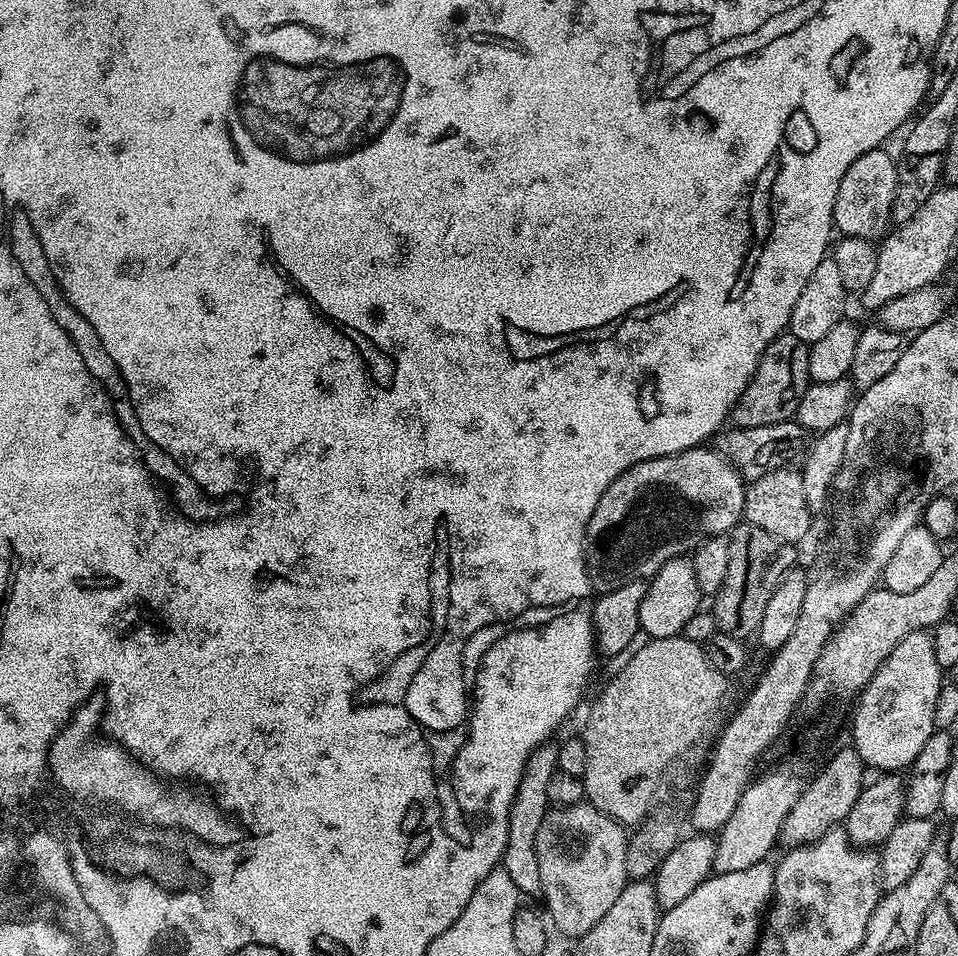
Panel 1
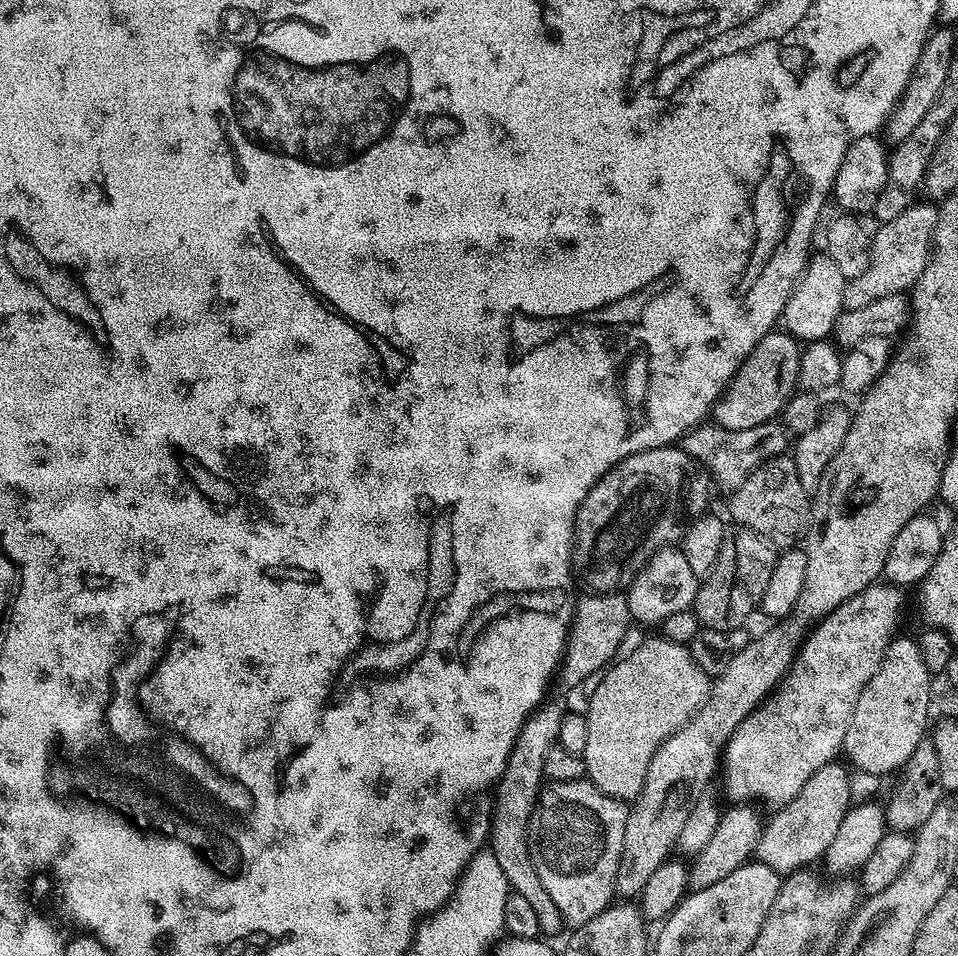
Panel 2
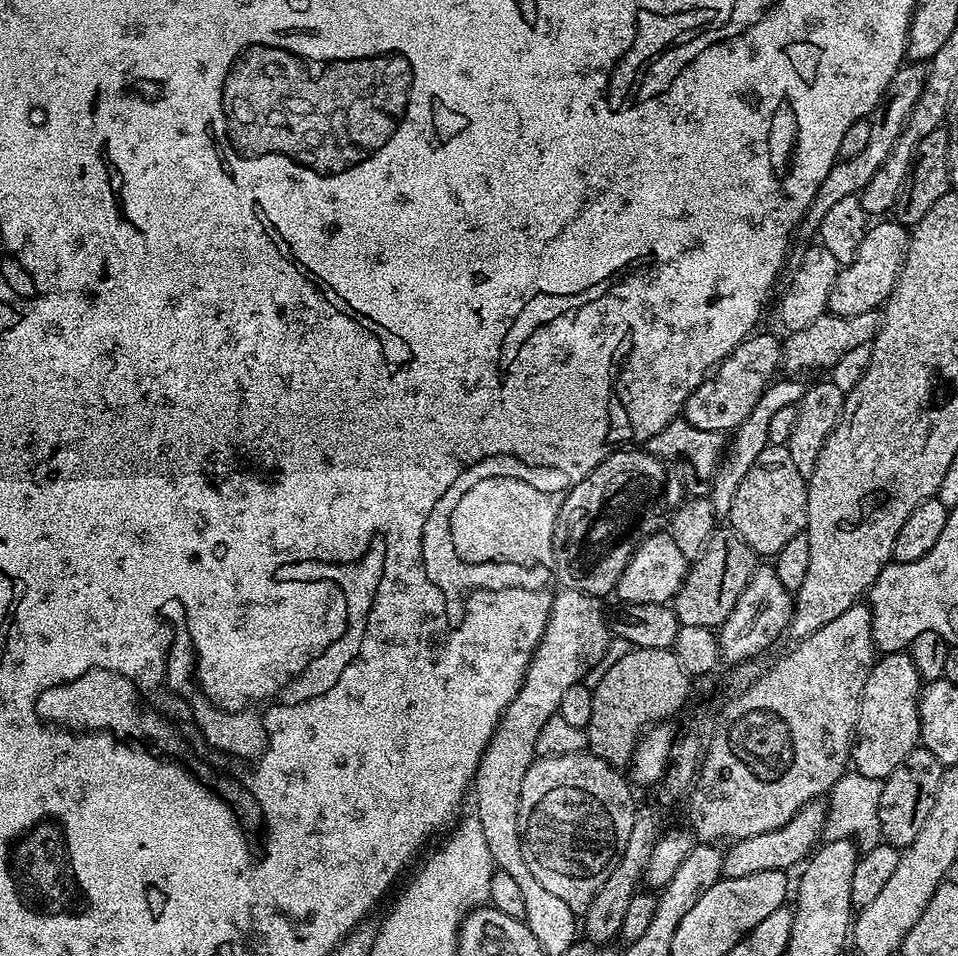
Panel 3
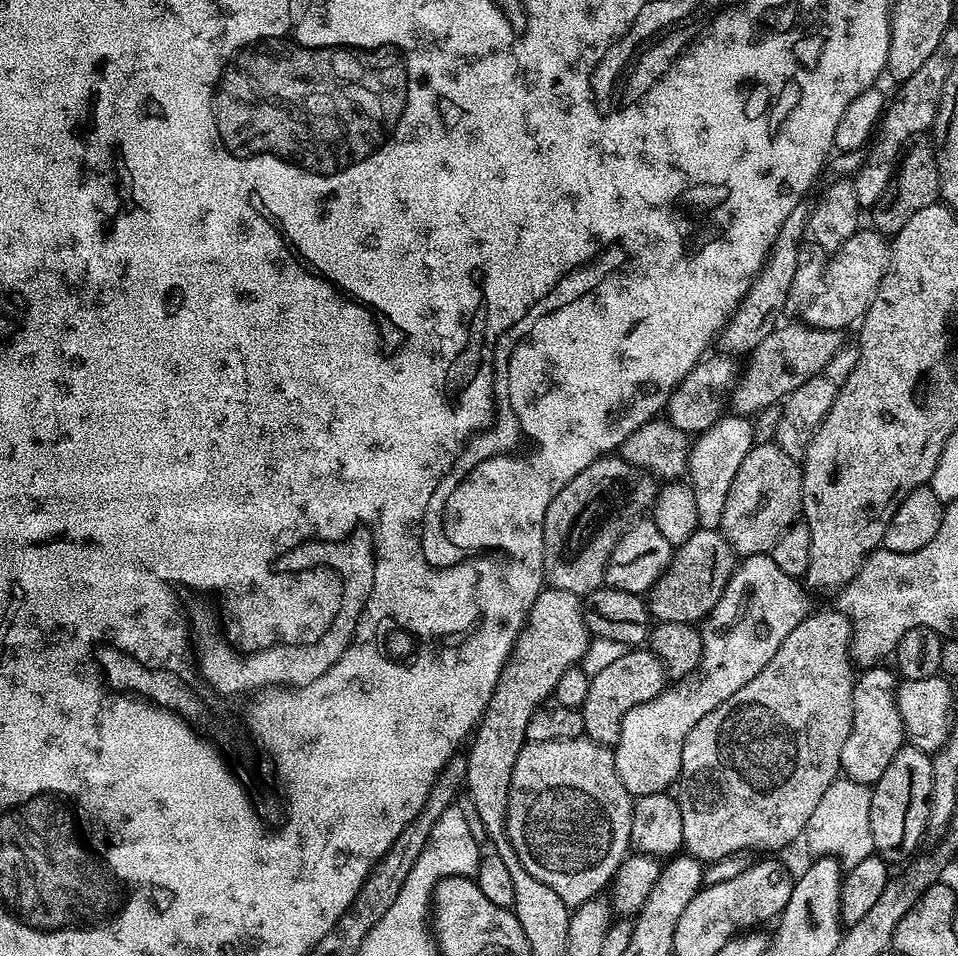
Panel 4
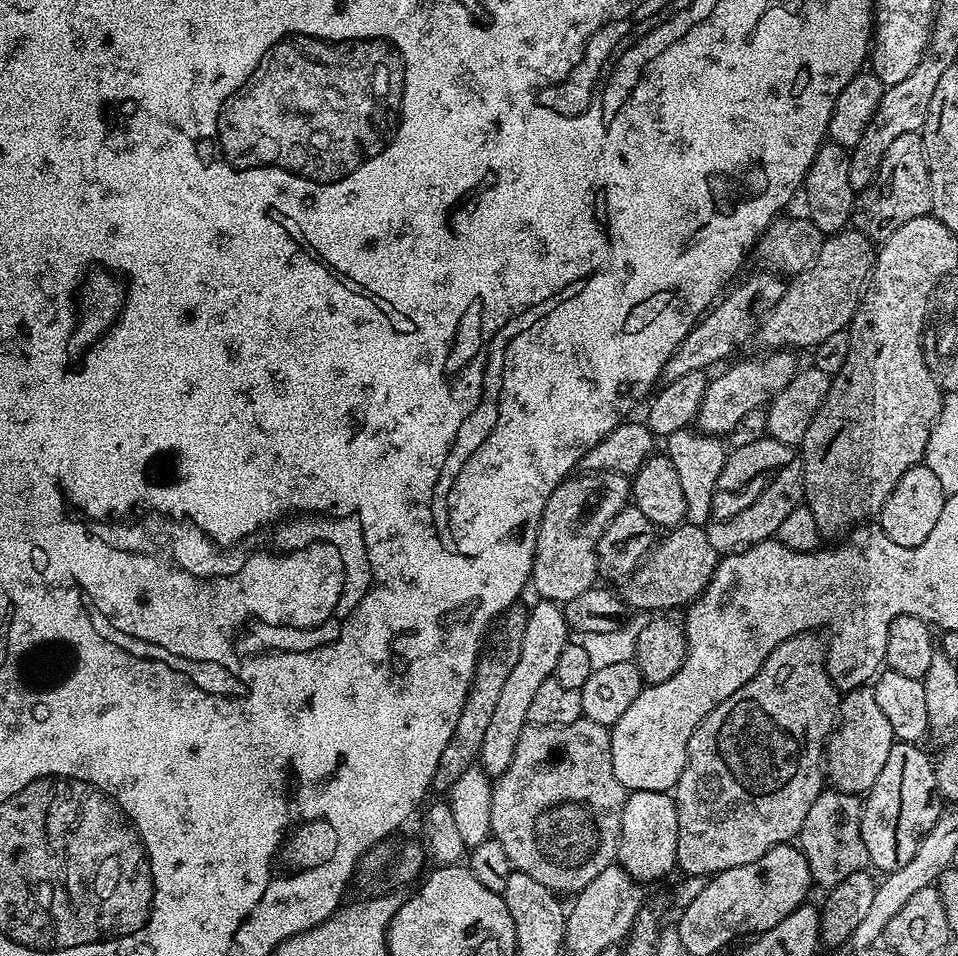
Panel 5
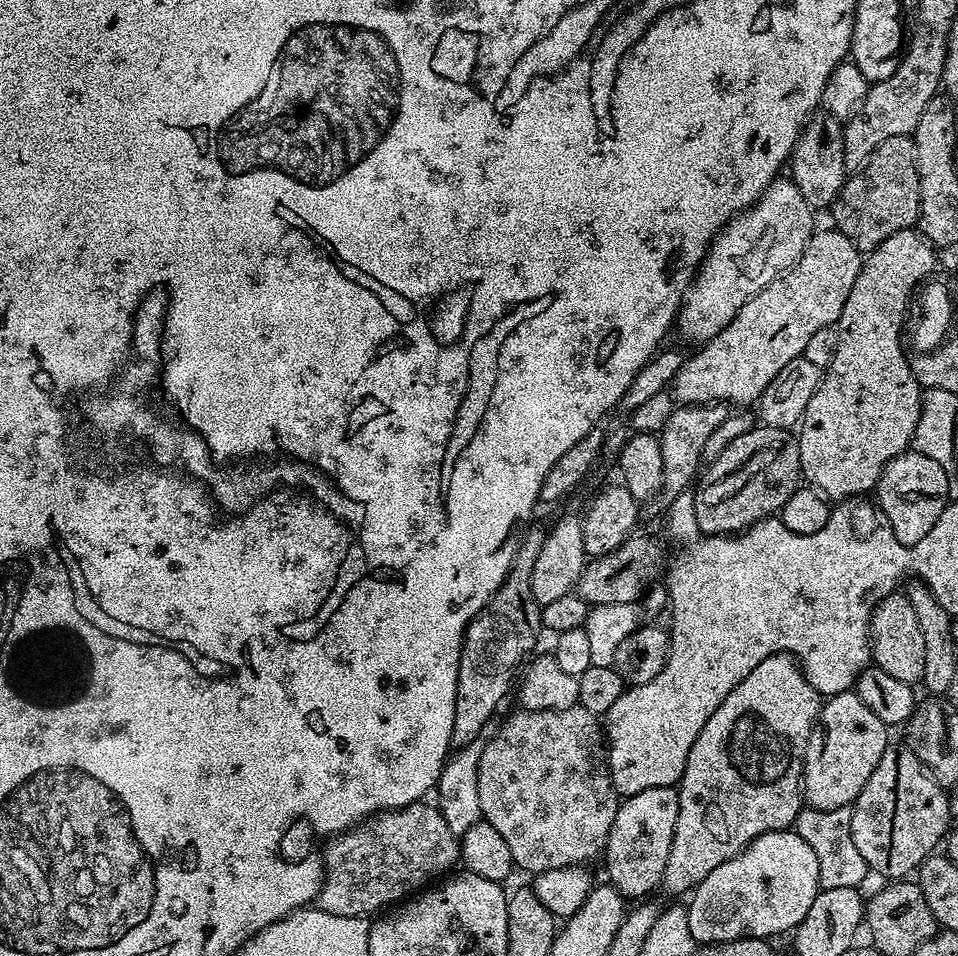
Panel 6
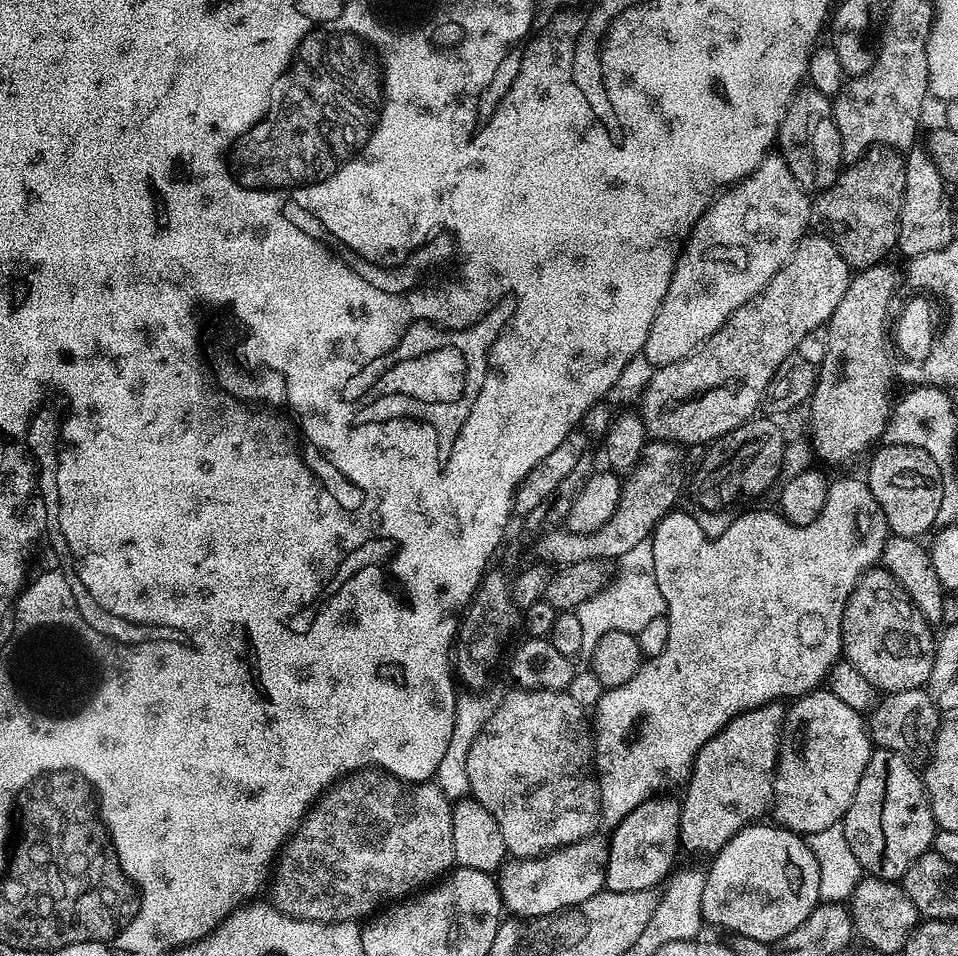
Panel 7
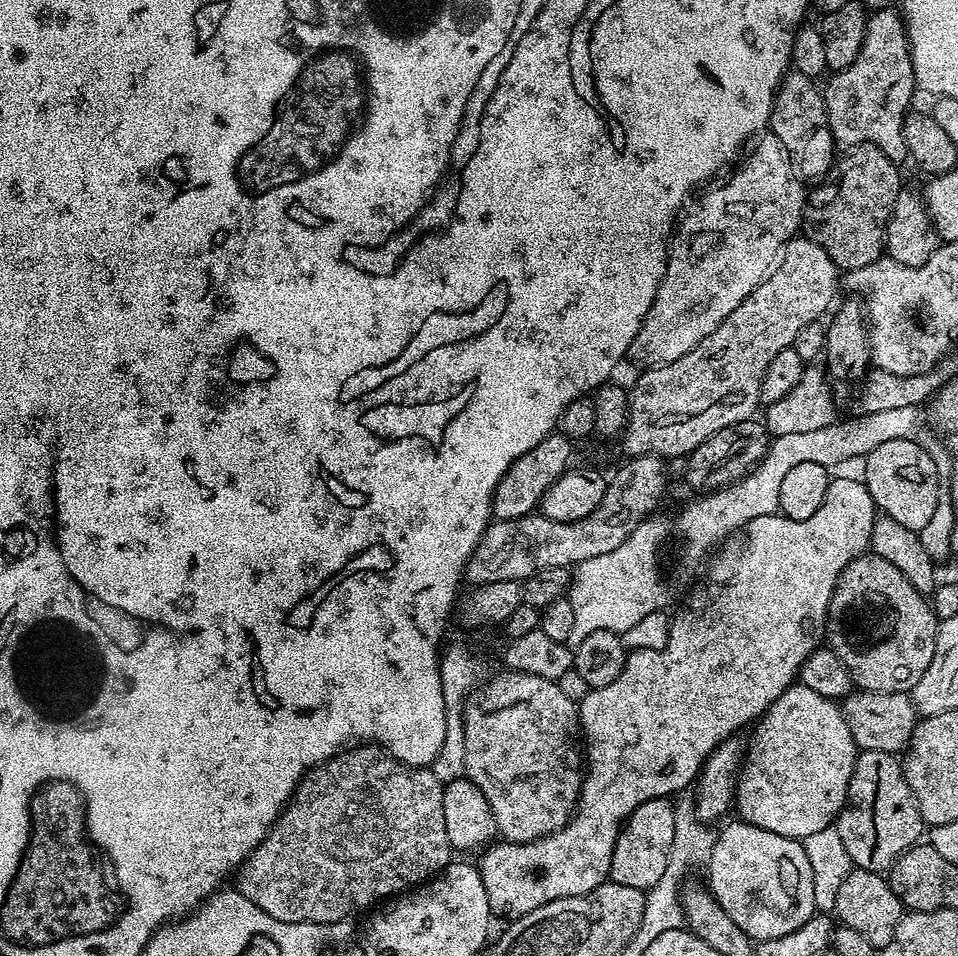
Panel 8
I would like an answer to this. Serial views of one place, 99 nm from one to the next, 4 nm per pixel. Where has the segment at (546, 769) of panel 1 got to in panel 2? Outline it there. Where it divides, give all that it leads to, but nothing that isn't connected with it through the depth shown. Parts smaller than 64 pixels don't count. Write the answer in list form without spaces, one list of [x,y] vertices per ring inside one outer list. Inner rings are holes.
[[[548,698],[524,719],[524,725],[510,750],[504,772],[496,782],[492,802],[490,851],[494,858],[498,858],[502,874],[506,874],[509,889],[522,894],[522,898],[527,898],[530,906],[534,906],[534,911],[538,914],[538,926],[545,937],[554,935],[559,928],[563,929],[565,923],[558,906],[554,906],[554,898],[546,894],[546,886],[542,886],[538,870],[534,870],[534,862],[528,849],[528,823],[532,817],[532,807],[536,805],[536,797],[540,794],[542,781],[545,779],[546,750],[553,748],[558,741],[559,727],[562,726],[565,711],[565,705],[562,706],[558,701]]]

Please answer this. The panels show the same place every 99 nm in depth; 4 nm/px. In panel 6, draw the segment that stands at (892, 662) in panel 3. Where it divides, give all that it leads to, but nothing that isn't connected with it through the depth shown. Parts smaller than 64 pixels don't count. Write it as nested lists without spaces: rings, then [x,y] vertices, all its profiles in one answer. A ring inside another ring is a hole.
[[[855,690],[827,697],[804,756],[803,803],[818,811],[838,810],[855,804],[858,794],[862,794],[862,786],[870,782],[874,766],[882,762],[882,754],[890,746],[888,732],[889,725],[867,708]]]

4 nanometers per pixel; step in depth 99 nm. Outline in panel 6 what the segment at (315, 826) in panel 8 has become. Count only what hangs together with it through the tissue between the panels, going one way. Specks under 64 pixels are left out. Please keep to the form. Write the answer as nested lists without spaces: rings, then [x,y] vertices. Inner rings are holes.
[[[417,802],[407,804],[405,808],[389,808],[386,812],[377,812],[352,825],[347,831],[333,835],[336,837],[329,842],[328,849],[323,849],[322,852],[324,880],[320,884],[318,907],[323,912],[363,917],[367,917],[368,912],[379,913],[421,891],[429,882],[443,877],[449,871],[447,868],[460,860],[458,838],[452,833],[450,826],[446,826],[446,818],[442,818],[435,803],[424,803],[428,802]]]

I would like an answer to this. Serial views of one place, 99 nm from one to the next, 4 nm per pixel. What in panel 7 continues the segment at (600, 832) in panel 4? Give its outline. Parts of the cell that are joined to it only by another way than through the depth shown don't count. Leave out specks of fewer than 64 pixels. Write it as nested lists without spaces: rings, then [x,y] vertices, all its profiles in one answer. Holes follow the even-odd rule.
[[[512,690],[508,697],[505,695],[486,726],[482,726],[474,746],[470,746],[470,754],[466,754],[466,778],[470,778],[471,799],[494,814],[494,822],[502,830],[502,842],[506,842],[512,858],[532,860],[577,844],[593,835],[596,823],[599,825],[602,820],[600,785],[594,771],[594,728],[589,713],[570,698],[567,690]]]

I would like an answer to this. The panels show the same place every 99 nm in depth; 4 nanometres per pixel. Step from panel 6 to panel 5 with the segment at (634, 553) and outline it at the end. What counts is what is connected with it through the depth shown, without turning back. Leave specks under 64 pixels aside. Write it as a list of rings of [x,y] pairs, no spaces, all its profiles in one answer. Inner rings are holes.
[[[685,522],[665,536],[668,537],[623,581],[622,599],[629,609],[645,614],[660,614],[663,608],[683,609],[703,592],[714,574],[718,553],[710,546],[703,527]]]

